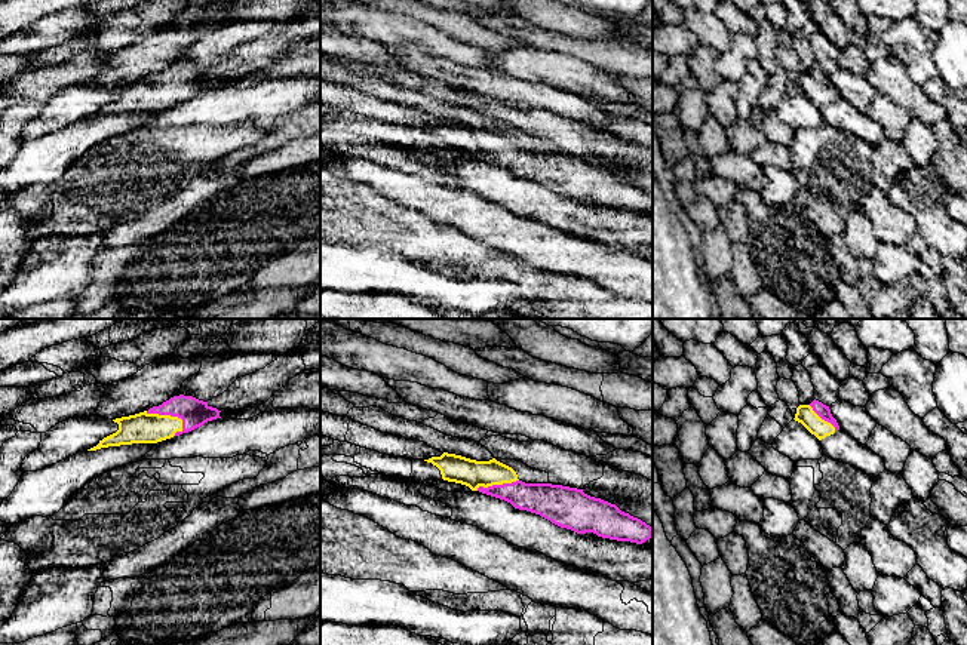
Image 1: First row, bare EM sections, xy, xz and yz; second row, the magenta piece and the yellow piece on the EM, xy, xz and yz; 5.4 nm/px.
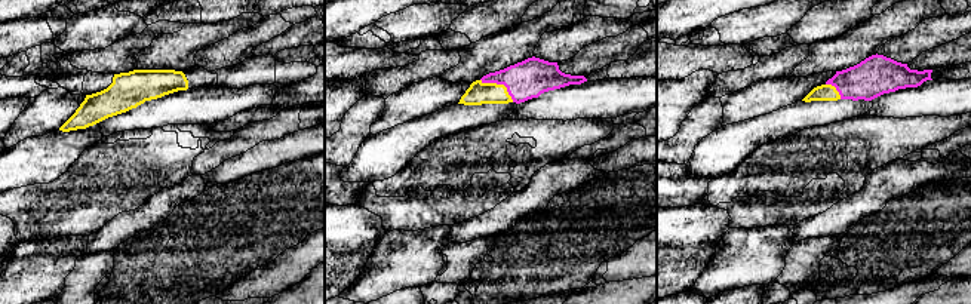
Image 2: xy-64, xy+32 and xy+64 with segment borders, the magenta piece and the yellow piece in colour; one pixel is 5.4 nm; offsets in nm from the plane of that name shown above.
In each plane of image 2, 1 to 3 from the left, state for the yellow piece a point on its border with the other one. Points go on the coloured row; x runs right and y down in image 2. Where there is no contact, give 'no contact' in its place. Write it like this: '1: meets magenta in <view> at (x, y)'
1: no contact
2: meets magenta in xy+32 at (500, 83)
3: meets magenta in xy+64 at (836, 89)

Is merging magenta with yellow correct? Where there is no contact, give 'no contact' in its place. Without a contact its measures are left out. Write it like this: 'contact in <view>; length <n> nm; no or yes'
contact in xy; length 240 nm; yes

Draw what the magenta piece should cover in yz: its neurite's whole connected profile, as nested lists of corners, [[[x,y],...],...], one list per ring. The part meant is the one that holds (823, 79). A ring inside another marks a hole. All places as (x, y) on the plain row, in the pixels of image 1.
[[[816,67],[810,73],[799,73],[793,87],[801,90],[819,108],[839,98],[829,74]]]

